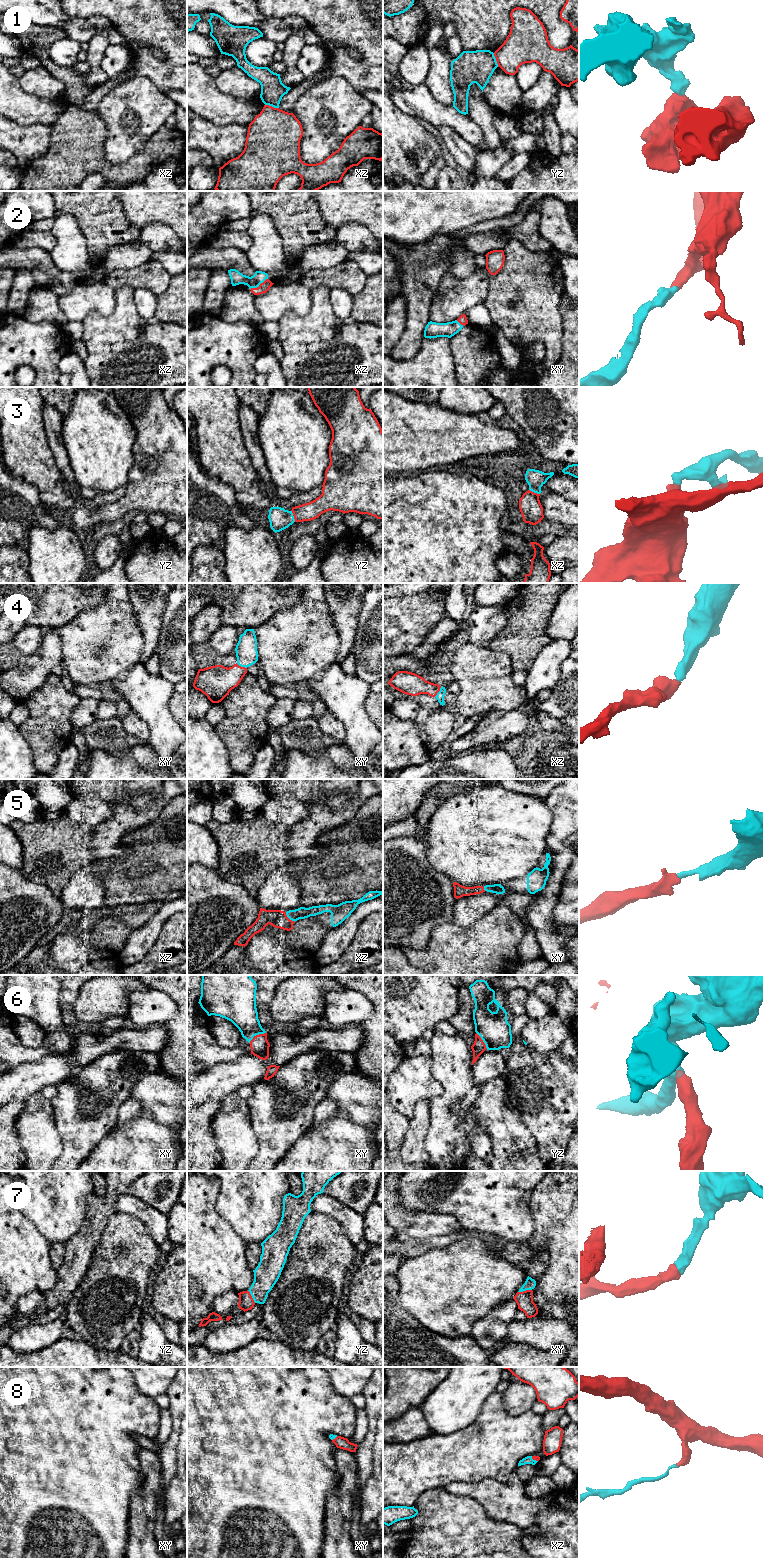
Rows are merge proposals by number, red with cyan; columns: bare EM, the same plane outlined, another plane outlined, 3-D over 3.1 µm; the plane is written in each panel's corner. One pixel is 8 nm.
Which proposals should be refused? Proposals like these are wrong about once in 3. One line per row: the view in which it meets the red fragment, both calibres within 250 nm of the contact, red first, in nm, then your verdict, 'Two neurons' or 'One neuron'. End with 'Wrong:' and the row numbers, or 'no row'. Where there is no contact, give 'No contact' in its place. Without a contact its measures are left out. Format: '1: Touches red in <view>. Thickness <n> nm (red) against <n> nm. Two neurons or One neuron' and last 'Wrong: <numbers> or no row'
1: Touches red in xz. Thickness 420 nm (red) against 190 nm. Two neurons
2: Touches red in xz. Thickness 80 nm (red) against 100 nm. One neuron
3: Touches red in yz. Thickness 140 nm (red) against 170 nm. One neuron
4: Touches red in xz. Thickness 180 nm (red) against 70 nm. One neuron
5: Touches red in xz. Thickness 140 nm (red) against 100 nm. One neuron
6: Touches red in xy. Thickness 150 nm (red) against 240 nm. One neuron
7: Touches red in xy. Thickness 140 nm (red) against 90 nm. One neuron
8: Touches red in xz. Thickness 50 nm (red) against 60 nm. One neuron
Wrong: 1

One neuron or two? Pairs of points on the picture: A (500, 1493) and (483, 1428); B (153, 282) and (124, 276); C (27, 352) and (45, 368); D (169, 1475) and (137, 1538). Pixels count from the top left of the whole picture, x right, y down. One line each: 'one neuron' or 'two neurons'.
A: two neurons
B: one neuron
C: one neuron
D: two neurons

